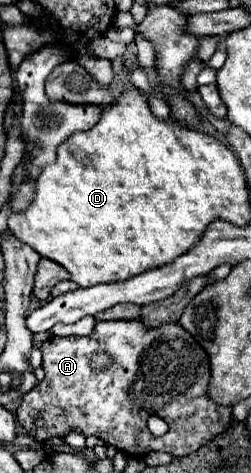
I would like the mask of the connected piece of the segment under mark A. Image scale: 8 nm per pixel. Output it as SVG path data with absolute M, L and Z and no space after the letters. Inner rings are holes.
M120 320L120 322L98 322L90 336L78 338L50 338L42 344L42 368L46 372L44 380L30 390L22 404L16 410L18 422L30 432L36 422L36 430L32 438L36 442L46 442L52 436L66 436L68 430L78 428L86 436L96 434L106 444L114 448L144 456L152 450L168 452L172 456L186 456L196 452L204 440L212 440L216 434L224 432L224 428L232 420L232 406L216 404L208 396L210 386L210 360L206 350L180 326L180 324L162 324L158 328L146 328L140 320ZM98 352L106 352L110 364L106 368L92 368L92 356ZM150 414L156 414L168 422L168 432L160 438L152 436L146 428L146 420Z

